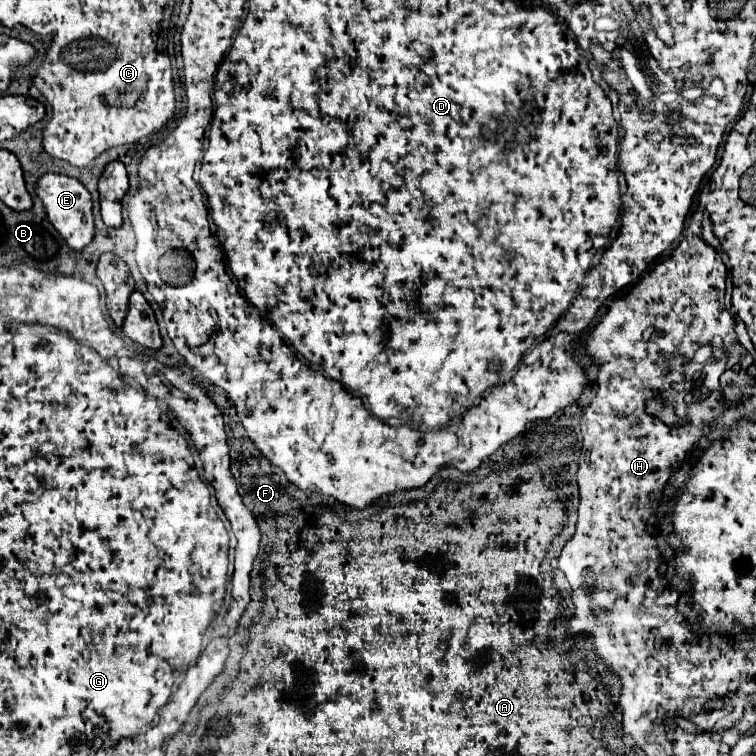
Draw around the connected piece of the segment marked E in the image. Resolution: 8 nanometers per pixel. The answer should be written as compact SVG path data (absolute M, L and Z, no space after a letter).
M45 173L37 181L35 191L37 191L39 199L45 205L49 221L63 235L63 239L67 241L67 245L71 249L83 249L85 245L89 245L93 241L95 225L93 225L93 213L91 213L91 195L83 187L83 183L79 183L75 177L57 175L57 173Z

